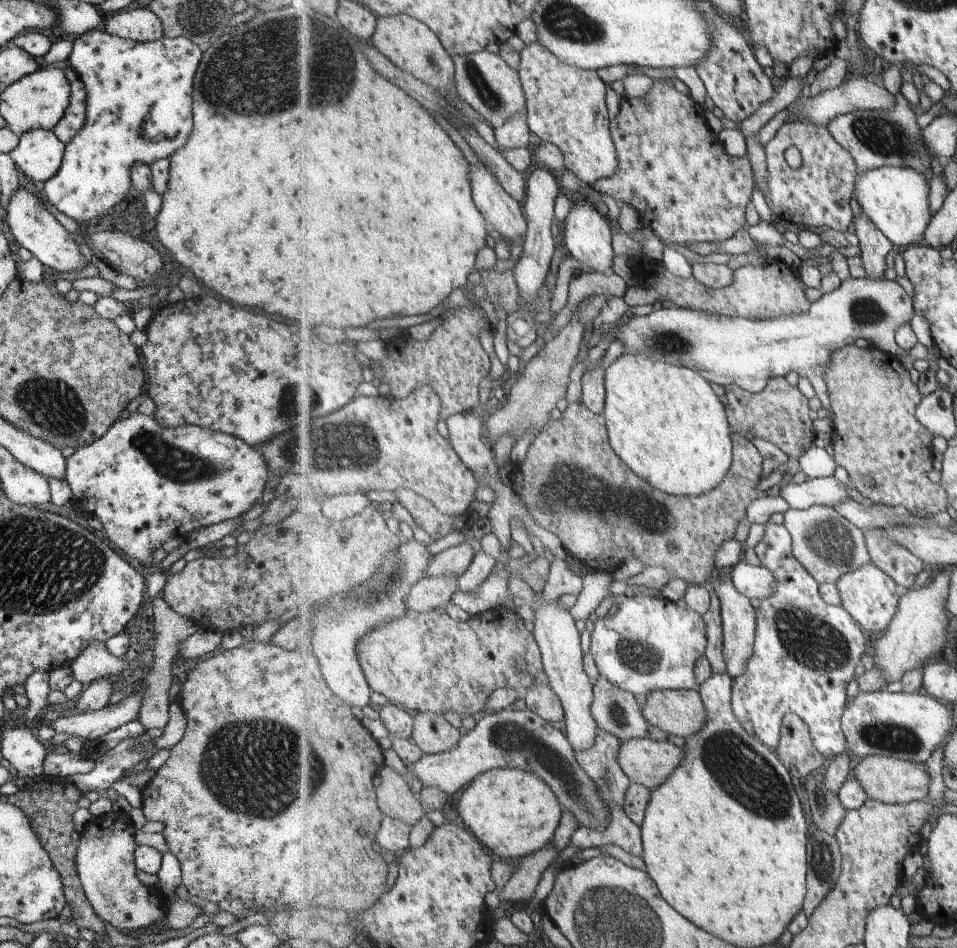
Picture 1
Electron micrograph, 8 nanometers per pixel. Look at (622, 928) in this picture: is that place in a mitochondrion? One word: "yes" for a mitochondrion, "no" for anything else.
yes

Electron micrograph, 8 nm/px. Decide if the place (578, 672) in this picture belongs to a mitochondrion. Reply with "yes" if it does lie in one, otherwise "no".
no

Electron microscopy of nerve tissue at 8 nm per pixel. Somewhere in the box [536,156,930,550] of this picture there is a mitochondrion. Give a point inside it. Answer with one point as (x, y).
(668, 343)

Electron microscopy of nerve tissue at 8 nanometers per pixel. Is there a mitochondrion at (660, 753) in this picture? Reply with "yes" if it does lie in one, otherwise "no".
no

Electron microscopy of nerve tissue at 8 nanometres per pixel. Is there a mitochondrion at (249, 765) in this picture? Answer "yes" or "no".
yes

